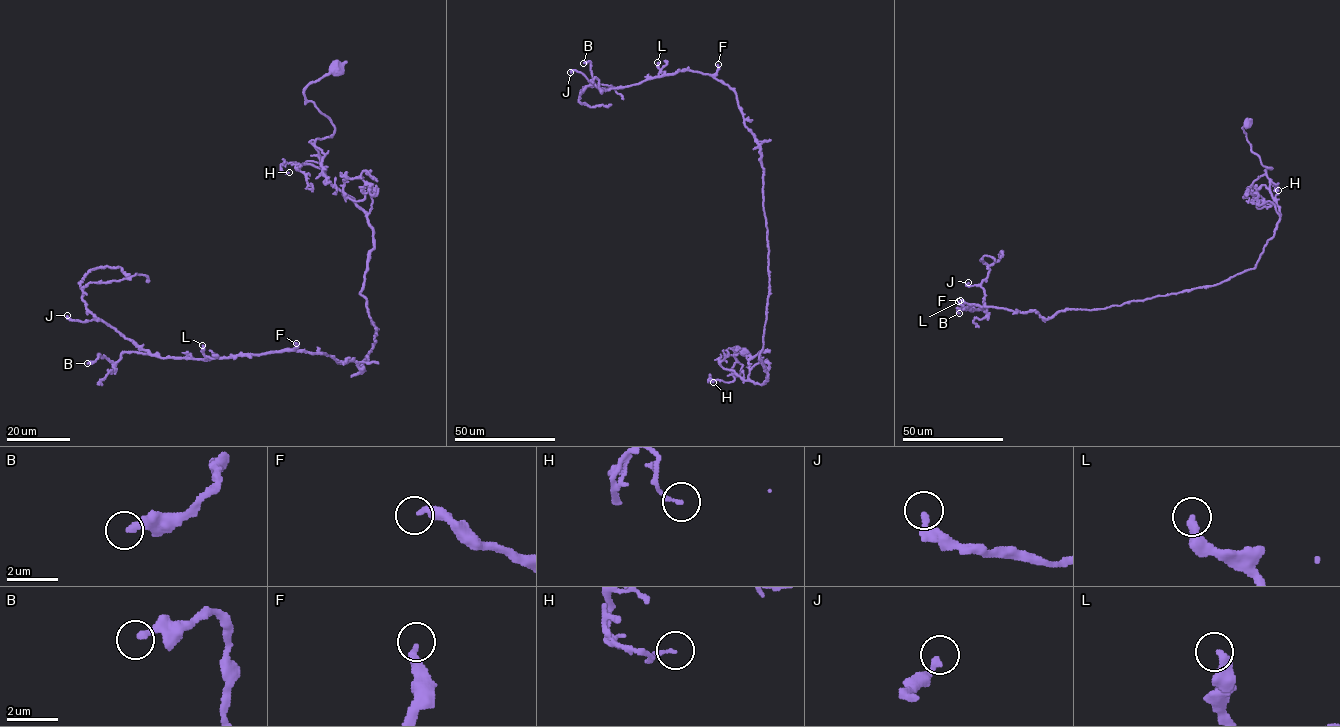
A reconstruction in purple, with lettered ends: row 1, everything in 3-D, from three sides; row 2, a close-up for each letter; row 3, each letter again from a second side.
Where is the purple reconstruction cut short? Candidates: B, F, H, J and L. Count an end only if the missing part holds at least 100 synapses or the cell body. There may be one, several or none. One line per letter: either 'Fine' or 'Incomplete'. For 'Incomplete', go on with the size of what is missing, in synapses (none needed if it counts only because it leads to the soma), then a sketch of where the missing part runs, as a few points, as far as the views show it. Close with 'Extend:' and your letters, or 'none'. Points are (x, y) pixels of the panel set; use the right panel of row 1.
B: Fine
F: Fine
H: Fine
J: Fine
L: Fine
Extend: none

